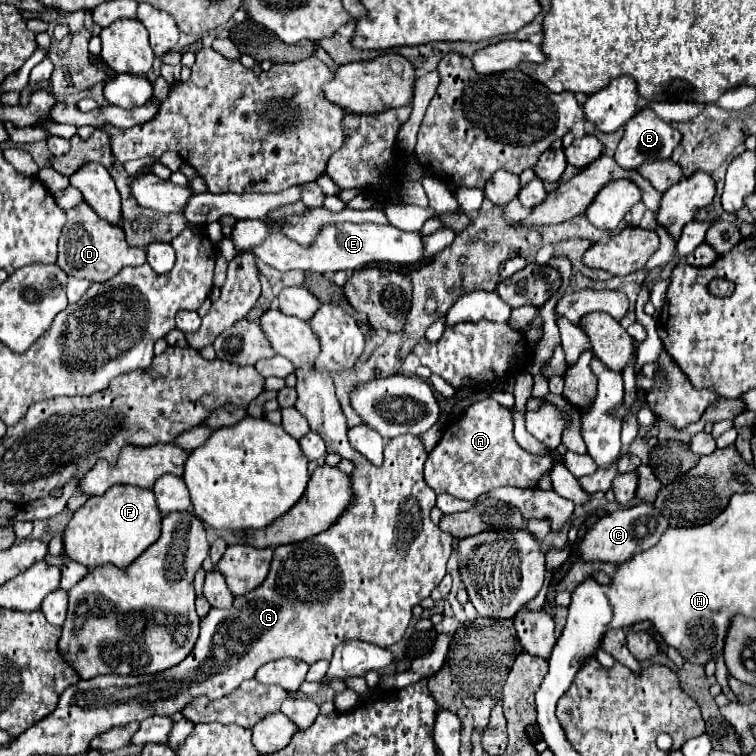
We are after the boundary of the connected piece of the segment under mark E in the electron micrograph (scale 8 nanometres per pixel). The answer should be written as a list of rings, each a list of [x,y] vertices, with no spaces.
[[[271,222],[265,240],[259,246],[249,248],[247,252],[255,254],[265,264],[277,270],[311,270],[311,272],[337,272],[337,270],[359,270],[369,262],[393,262],[409,264],[423,258],[421,232],[403,232],[395,226],[377,226],[377,224],[351,224],[351,222],[333,222],[325,224],[311,246],[301,246],[295,240],[289,240],[281,232],[281,222]]]

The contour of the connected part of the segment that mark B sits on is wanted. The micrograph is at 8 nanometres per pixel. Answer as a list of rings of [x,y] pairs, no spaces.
[[[643,108],[641,112],[637,112],[627,124],[625,124],[625,136],[617,146],[615,152],[615,160],[621,168],[627,170],[635,170],[639,168],[639,164],[645,162],[653,162],[653,160],[663,160],[669,158],[671,152],[677,148],[677,144],[681,142],[681,132],[677,128],[673,128],[671,124],[663,122],[651,108]]]

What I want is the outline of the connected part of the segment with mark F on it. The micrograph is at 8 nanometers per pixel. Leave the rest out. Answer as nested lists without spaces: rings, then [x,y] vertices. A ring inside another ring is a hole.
[[[109,488],[105,496],[91,496],[69,520],[63,532],[63,550],[69,560],[87,568],[113,564],[127,568],[139,558],[161,534],[161,512],[153,500],[151,490],[143,488]]]

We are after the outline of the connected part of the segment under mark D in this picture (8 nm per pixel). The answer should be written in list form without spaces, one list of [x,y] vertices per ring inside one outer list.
[[[81,202],[79,206],[67,210],[67,224],[59,240],[59,260],[57,260],[59,268],[67,276],[105,282],[111,280],[121,268],[141,266],[145,260],[147,260],[145,250],[129,246],[125,242],[123,228],[117,224],[109,224],[107,220],[101,220],[87,202]]]

